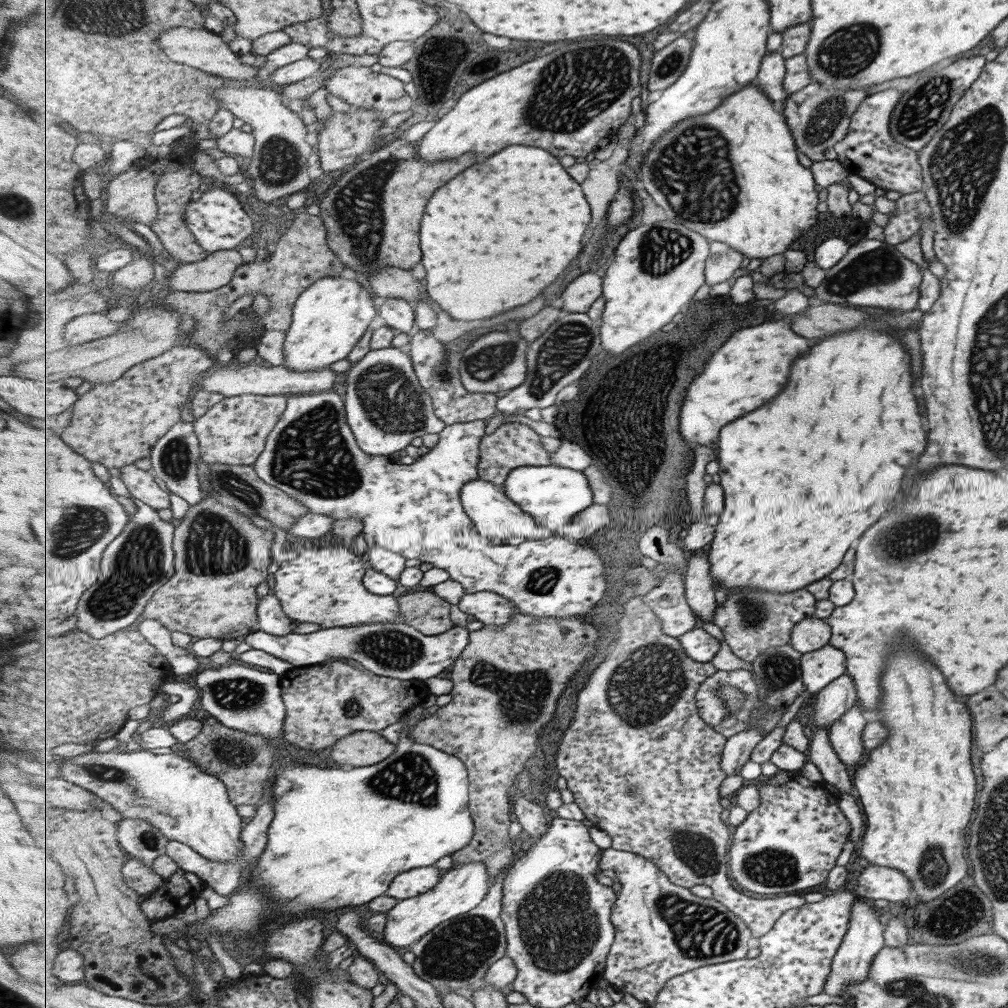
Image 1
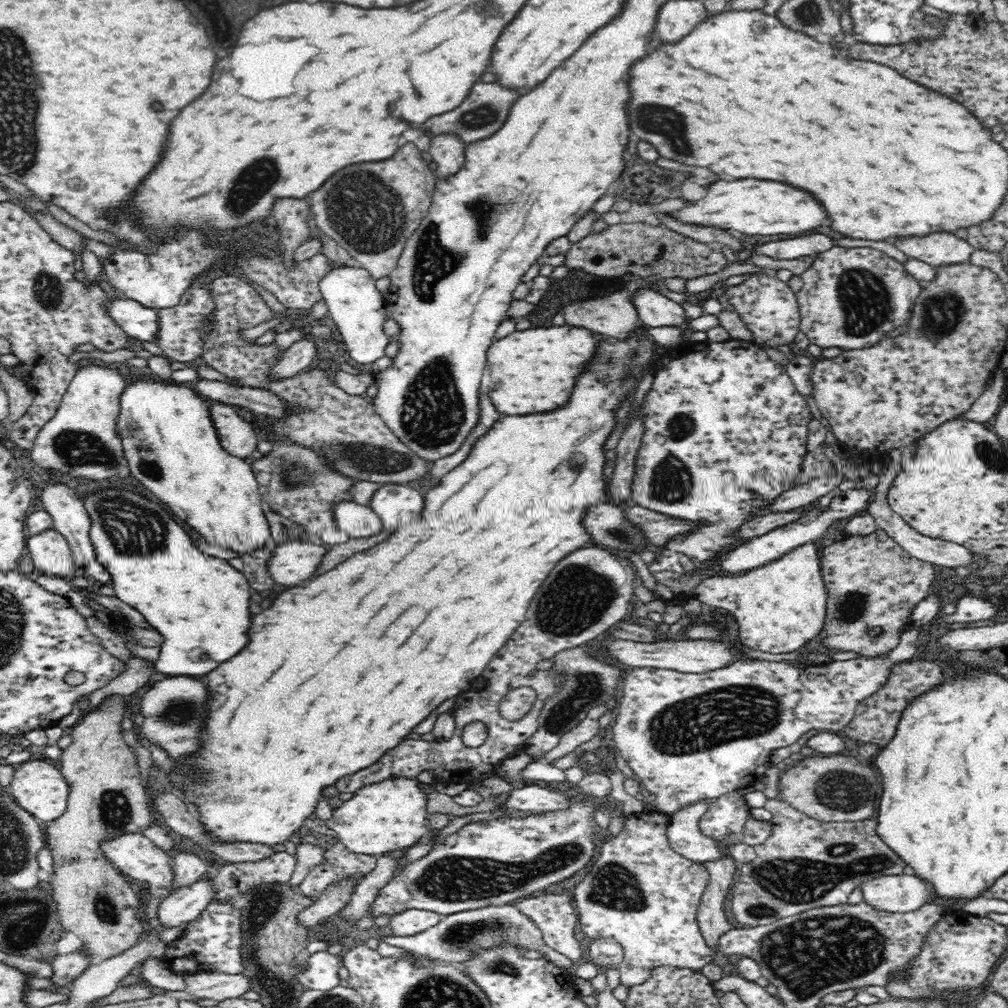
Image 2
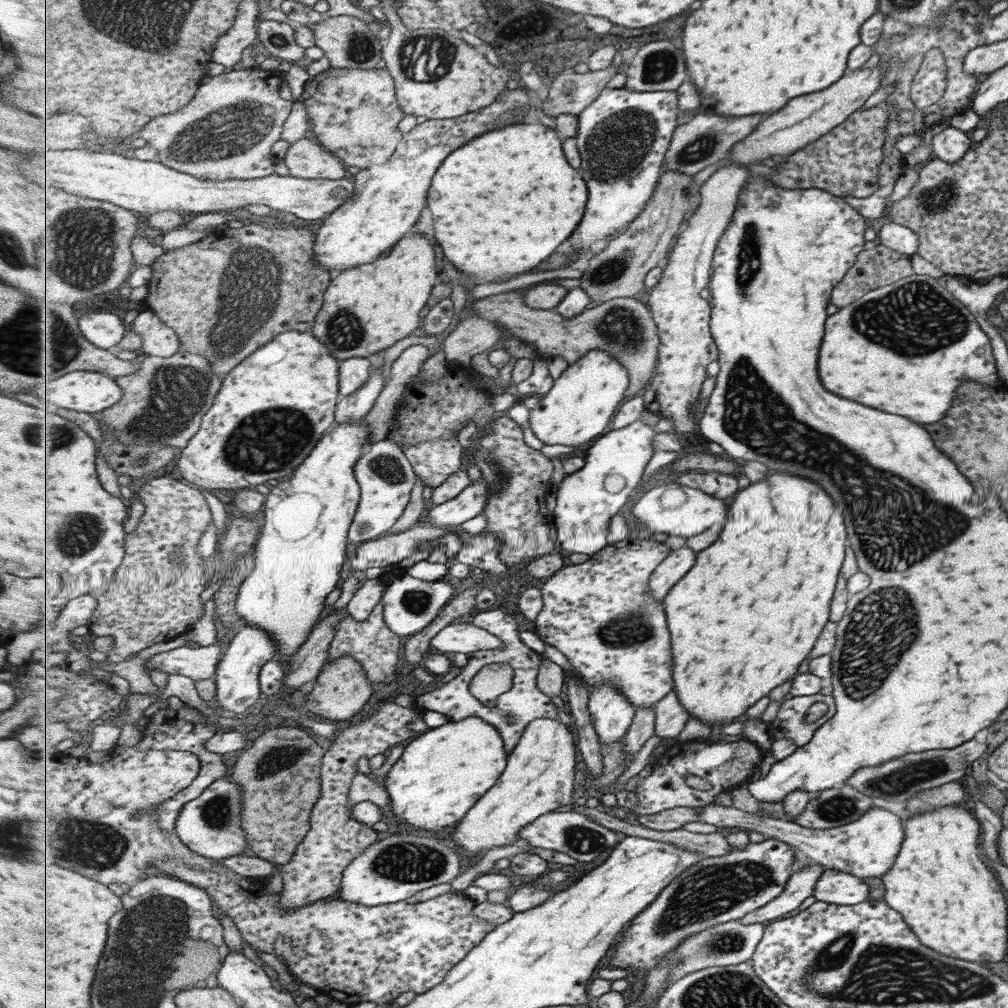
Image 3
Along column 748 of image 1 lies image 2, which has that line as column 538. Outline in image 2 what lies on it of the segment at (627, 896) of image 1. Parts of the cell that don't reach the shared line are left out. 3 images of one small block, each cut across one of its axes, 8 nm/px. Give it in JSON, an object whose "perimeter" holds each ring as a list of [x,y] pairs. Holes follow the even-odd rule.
{"perimeter":[[[514,903],[490,905],[449,914],[442,917],[438,924],[416,934],[416,936],[404,936],[404,938],[385,936],[380,940],[420,957],[459,966],[464,962],[473,961],[480,952],[490,950],[490,948],[498,948],[498,946],[516,946],[518,950],[524,950],[524,952],[526,950],[528,952],[540,952],[543,959],[545,958],[557,967],[561,967],[563,972],[574,966],[574,959],[548,945],[538,923],[522,913]]]}

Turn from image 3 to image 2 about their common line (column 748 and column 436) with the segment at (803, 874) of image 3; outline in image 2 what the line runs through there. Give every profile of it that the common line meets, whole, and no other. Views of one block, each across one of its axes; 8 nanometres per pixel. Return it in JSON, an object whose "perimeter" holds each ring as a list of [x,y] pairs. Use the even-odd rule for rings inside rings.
{"perimeter":[[[406,910],[406,912],[391,918],[389,936],[396,938],[416,936],[416,934],[438,924],[442,917],[444,916],[426,910]]]}

